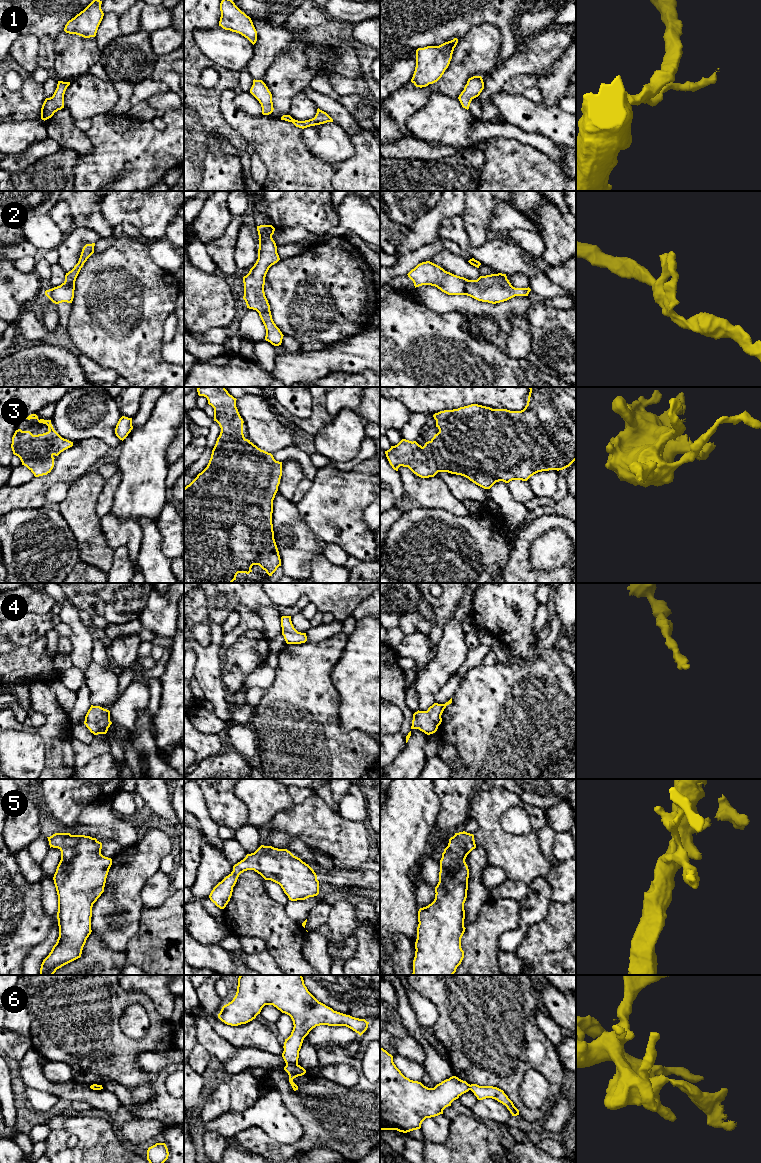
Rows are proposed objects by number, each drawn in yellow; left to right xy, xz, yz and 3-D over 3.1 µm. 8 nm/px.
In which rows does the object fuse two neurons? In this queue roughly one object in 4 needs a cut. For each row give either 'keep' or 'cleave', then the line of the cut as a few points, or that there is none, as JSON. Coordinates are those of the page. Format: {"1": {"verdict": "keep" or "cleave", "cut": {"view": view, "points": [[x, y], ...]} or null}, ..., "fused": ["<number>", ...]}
{"1": {"verdict": "keep", "cut": null}, "2": {"verdict": "keep", "cut": null}, "3": {"verdict": "keep", "cut": null}, "4": {"verdict": "keep", "cut": null}, "5": {"verdict": "keep", "cut": null}, "6": {"verdict": "cleave", "cut": {"view": "xz", "points": [[286, 1063], [297, 1064]]}}, "fused": ["6"]}

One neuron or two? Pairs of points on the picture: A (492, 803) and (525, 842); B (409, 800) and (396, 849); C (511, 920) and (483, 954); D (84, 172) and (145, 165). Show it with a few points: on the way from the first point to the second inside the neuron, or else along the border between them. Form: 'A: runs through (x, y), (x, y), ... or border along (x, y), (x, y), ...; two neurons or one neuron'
A: runs through (492, 817), (492, 826), (508, 842), (511, 842); one neuron
B: runs through (409, 812), (407, 820), (397, 837); one neuron
C: runs through (502, 925), (483, 945); one neuron
D: runs through (99, 168), (111, 157), (130, 157); one neuron

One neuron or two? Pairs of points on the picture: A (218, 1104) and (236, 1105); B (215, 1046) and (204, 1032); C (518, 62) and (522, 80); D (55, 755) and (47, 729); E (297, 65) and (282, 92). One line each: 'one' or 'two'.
A: two
B: one
C: two
D: one
E: one

